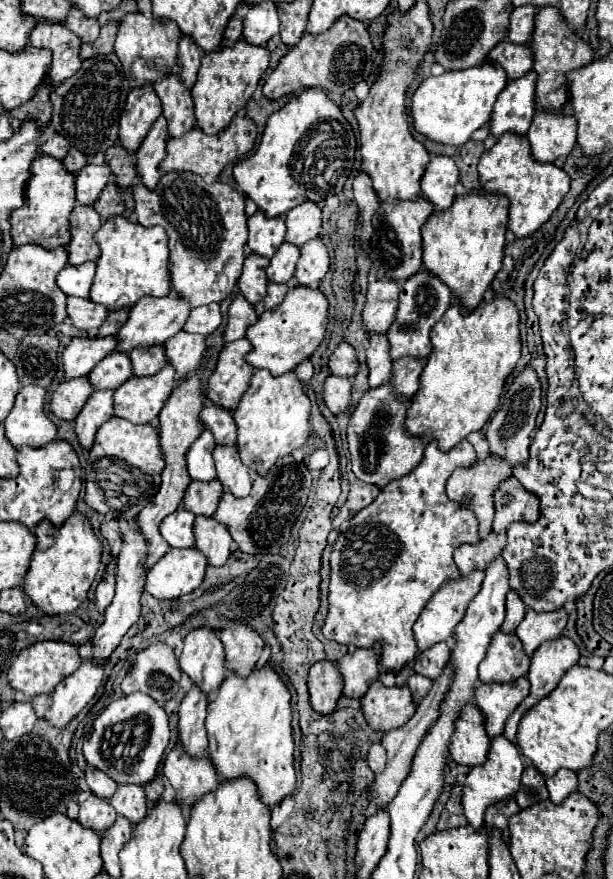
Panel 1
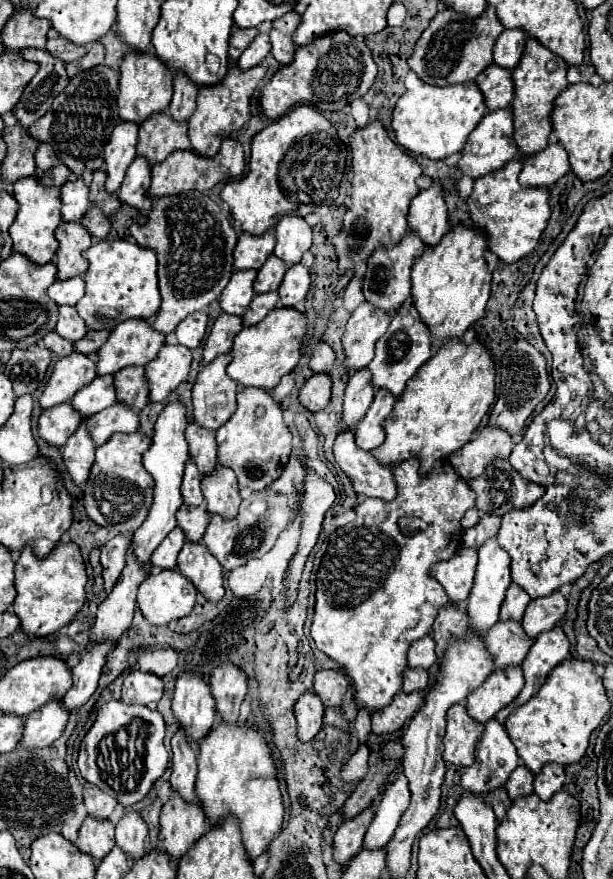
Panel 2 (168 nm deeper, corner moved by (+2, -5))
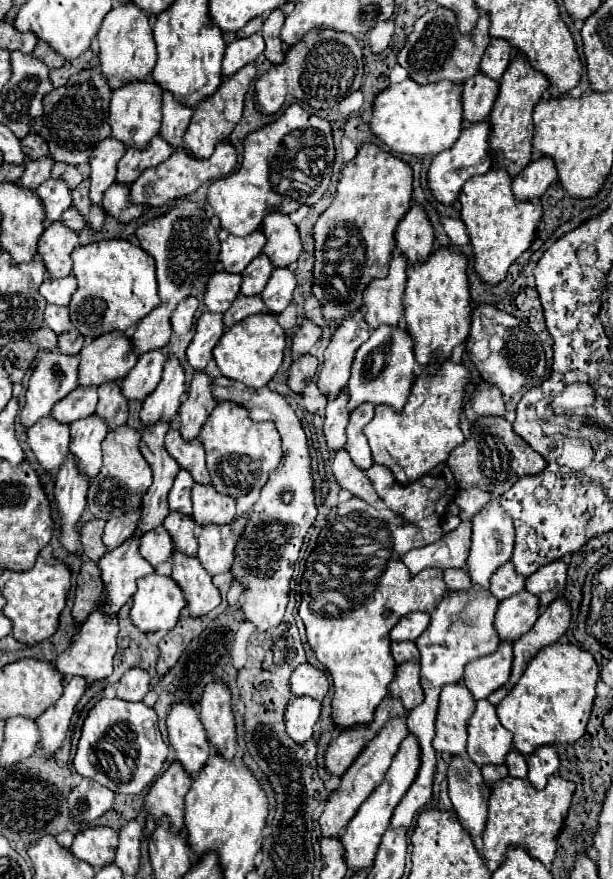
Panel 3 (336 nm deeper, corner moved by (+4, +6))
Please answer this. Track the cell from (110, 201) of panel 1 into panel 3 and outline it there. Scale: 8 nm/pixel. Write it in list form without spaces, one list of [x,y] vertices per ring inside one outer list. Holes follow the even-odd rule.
[[[75,208],[65,210],[63,216],[61,216],[61,222],[63,222],[67,228],[75,230],[75,232],[81,232],[81,230],[85,228],[85,220],[83,220],[83,216],[81,216]]]

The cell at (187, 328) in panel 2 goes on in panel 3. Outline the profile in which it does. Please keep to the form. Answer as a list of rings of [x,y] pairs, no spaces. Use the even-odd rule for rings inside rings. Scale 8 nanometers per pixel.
[[[185,298],[183,302],[179,302],[179,306],[171,312],[171,328],[175,334],[187,334],[193,326],[193,314],[197,310],[199,302],[197,298]]]

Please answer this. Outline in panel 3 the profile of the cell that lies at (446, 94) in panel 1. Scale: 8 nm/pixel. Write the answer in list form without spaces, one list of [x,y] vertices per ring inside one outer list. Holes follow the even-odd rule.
[[[405,80],[401,84],[391,84],[377,94],[369,130],[393,152],[411,156],[435,156],[453,146],[461,134],[461,124],[461,86],[447,80],[425,86],[413,80]]]

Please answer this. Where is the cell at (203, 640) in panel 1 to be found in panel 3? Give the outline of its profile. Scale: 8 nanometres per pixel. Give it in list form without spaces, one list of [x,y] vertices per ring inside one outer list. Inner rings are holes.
[[[189,702],[171,706],[167,718],[167,742],[175,750],[175,762],[179,762],[189,776],[195,776],[205,766],[211,746],[201,726],[197,706],[191,706]]]

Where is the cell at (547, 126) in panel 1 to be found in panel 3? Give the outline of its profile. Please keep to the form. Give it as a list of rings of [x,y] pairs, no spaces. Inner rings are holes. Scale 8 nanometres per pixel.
[[[549,158],[531,162],[517,178],[513,178],[515,200],[537,200],[557,180],[557,170]]]

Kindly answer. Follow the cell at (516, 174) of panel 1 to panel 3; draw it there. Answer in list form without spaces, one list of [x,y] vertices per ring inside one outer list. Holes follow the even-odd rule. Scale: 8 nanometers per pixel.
[[[489,170],[483,176],[465,182],[461,196],[461,220],[467,226],[473,246],[473,272],[487,286],[497,286],[505,280],[509,266],[531,246],[541,206],[535,202],[517,202],[511,192],[511,178],[505,170]]]

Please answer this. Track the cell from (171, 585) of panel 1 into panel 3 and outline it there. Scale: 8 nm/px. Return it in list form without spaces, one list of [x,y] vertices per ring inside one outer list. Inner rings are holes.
[[[153,572],[137,582],[129,618],[133,626],[145,634],[159,630],[169,632],[175,628],[183,608],[185,598],[181,588],[171,580],[171,576],[159,576]]]

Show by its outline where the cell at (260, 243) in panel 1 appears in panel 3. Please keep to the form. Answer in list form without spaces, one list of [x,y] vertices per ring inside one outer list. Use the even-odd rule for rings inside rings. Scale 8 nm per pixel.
[[[261,230],[239,238],[239,236],[229,236],[225,242],[221,242],[221,250],[219,250],[219,260],[225,266],[225,272],[235,272],[241,274],[245,270],[245,266],[259,256],[259,252],[263,250],[263,242],[265,236],[261,234]]]

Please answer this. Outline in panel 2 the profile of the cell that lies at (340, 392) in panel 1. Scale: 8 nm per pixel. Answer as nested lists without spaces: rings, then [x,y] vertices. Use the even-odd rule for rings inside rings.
[[[315,373],[315,375],[303,385],[303,389],[299,391],[299,399],[301,399],[301,403],[303,403],[309,411],[313,411],[313,413],[323,411],[323,409],[329,405],[329,401],[331,401],[331,387],[333,387],[333,381],[331,381],[329,375],[325,375],[325,373]]]

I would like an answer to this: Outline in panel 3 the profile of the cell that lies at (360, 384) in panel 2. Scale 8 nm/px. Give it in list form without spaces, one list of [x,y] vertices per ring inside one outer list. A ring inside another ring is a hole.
[[[343,390],[335,400],[327,404],[327,414],[325,414],[325,442],[329,448],[329,454],[333,456],[337,450],[345,448],[345,426],[349,422],[349,412],[347,412],[347,390]]]

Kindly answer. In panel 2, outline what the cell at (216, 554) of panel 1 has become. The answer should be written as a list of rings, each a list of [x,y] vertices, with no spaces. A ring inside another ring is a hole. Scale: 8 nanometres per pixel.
[[[187,541],[177,561],[177,569],[193,581],[193,585],[207,601],[219,601],[223,597],[225,589],[221,563],[209,553],[209,549],[205,549],[203,543]]]

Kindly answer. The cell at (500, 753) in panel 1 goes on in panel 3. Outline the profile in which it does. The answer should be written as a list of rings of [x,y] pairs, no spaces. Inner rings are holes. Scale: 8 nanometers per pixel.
[[[477,700],[475,712],[467,722],[467,732],[467,754],[477,766],[505,762],[511,750],[511,734],[501,726],[491,702]]]

